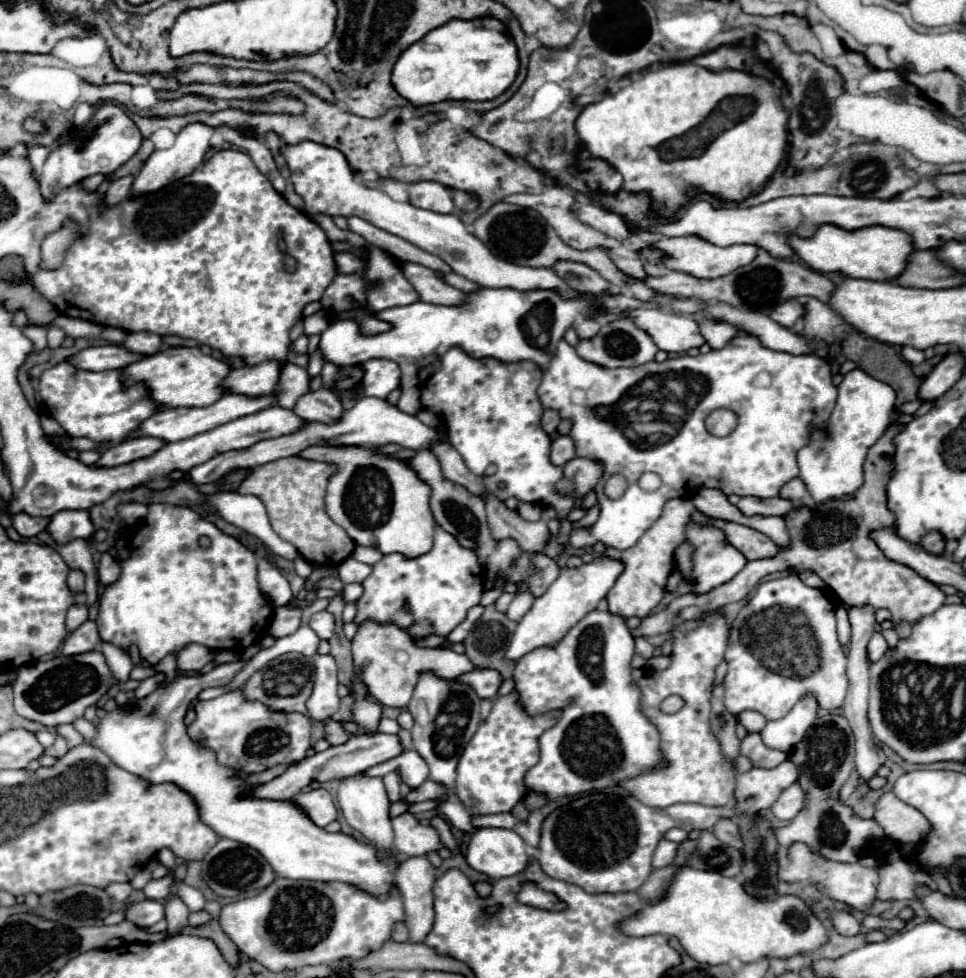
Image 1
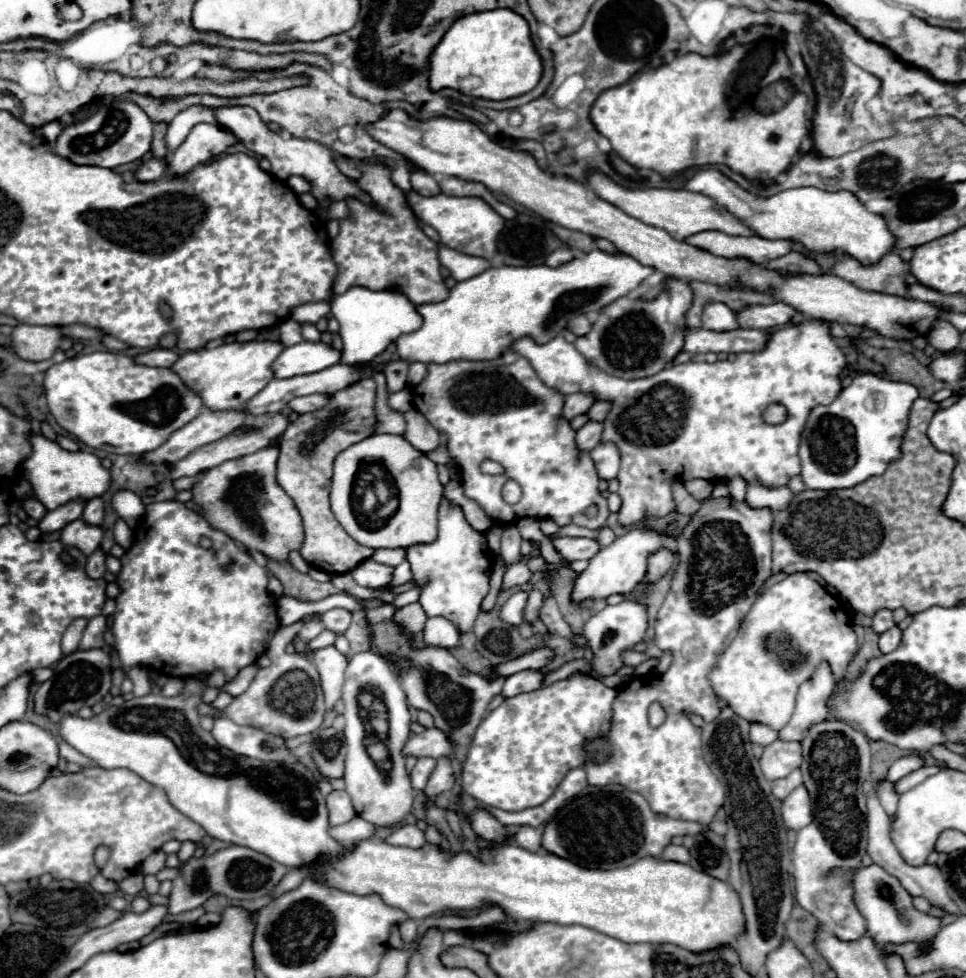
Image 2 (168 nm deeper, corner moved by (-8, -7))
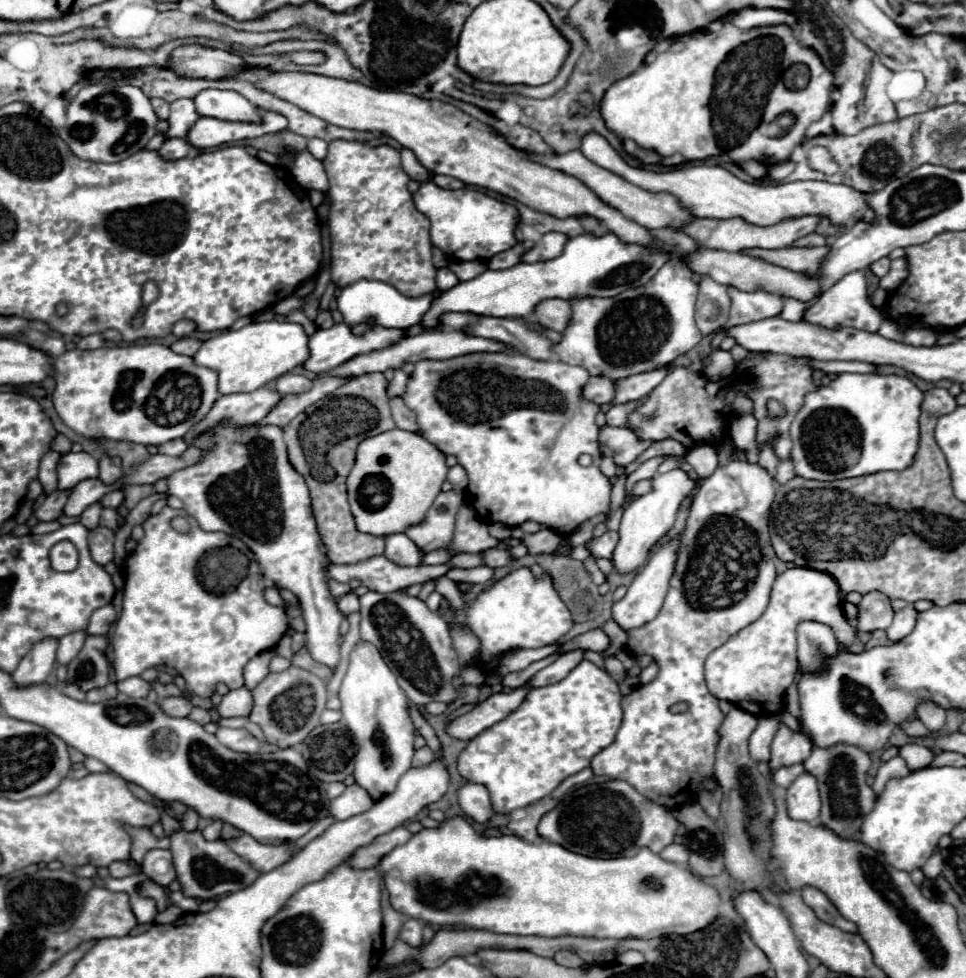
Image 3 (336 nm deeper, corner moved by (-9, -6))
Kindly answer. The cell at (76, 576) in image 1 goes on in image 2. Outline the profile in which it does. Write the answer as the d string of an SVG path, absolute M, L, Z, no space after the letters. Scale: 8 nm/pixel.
M98 548L94 554L88 556L88 562L86 562L86 574L94 580L102 578L106 572L106 566L104 566L104 552Z

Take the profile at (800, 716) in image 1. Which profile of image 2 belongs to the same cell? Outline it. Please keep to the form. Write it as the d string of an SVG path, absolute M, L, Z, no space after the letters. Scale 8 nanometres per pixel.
M820 664L814 678L804 682L798 690L796 710L792 720L778 732L784 742L802 742L812 726L828 720L828 698L836 688L834 676L826 664Z

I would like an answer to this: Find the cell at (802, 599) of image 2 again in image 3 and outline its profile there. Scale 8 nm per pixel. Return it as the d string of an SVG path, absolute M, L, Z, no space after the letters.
M789 567L777 577L771 591L769 607L761 615L761 619L741 629L737 635L729 637L707 657L705 679L709 691L717 699L727 699L757 717L779 713L783 709L781 699L785 687L793 683L797 673L795 627L801 619L817 619L833 627L837 641L843 647L849 647L855 639L855 631L843 615L839 587L835 579L807 567Z

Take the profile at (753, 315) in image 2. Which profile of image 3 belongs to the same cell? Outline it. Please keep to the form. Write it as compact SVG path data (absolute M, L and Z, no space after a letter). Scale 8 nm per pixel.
M729 287L729 297L731 297L731 311L729 311L729 319L723 327L725 331L735 325L775 317L781 311L781 297L775 293L761 291L761 289L739 291L735 287Z

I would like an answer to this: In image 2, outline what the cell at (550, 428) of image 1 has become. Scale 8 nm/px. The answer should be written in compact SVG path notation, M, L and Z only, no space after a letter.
M584 394L566 396L566 400L564 400L564 410L562 410L562 418L574 420L576 416L584 414L592 404L594 404L592 396L584 396Z

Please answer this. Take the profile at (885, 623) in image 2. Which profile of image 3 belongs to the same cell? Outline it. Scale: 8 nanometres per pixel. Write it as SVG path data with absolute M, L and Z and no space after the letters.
M871 591L871 593L863 595L863 599L857 607L859 607L859 615L857 615L859 631L887 629L889 623L893 621L891 601L887 595L883 595L879 591Z

